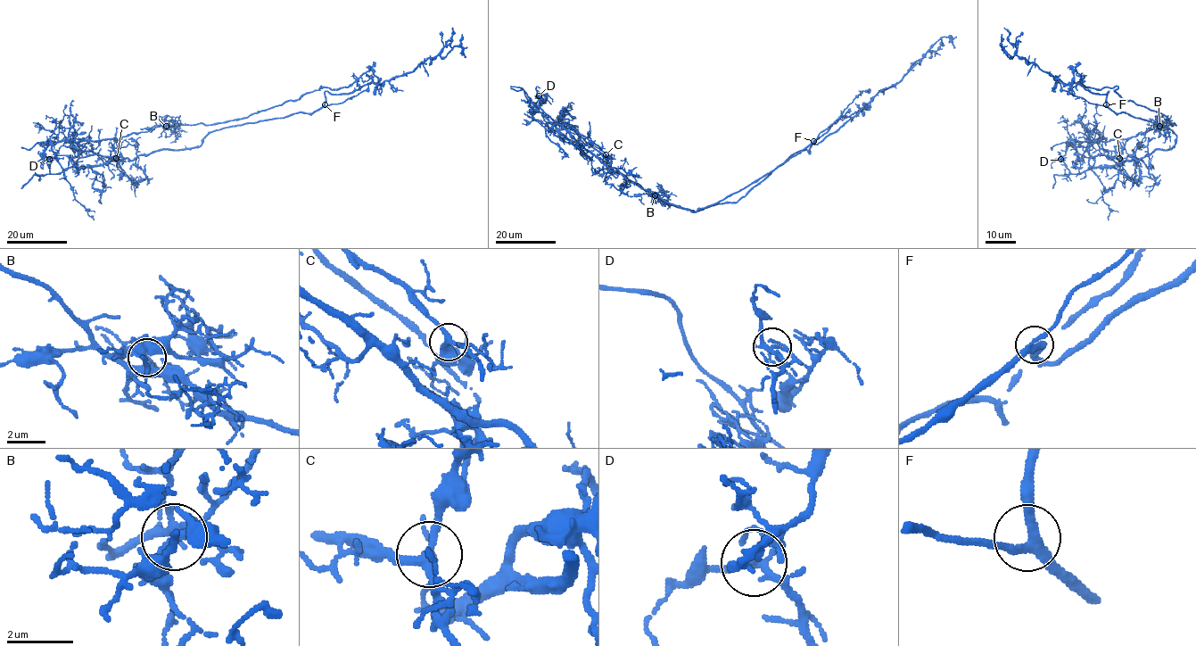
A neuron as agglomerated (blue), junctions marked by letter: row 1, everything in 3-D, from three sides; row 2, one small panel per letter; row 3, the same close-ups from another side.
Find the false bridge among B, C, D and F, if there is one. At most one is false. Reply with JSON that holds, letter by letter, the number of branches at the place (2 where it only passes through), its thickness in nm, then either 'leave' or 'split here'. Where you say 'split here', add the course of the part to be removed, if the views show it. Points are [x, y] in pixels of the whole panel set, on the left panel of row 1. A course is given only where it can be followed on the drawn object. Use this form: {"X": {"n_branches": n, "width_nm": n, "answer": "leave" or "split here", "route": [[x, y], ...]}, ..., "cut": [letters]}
{"B": {"n_branches": 3, "width_nm": 280, "answer": "leave"}, "C": {"n_branches": 3, "width_nm": 220, "answer": "leave"}, "D": {"n_branches": 3, "width_nm": 220, "answer": "split here", "route": [[49, 160], [49, 140], [101, 141], [248, 118], [320, 86], [350, 86], [369, 70], [378, 78], [374, 95]]}, "F": {"n_branches": 3, "width_nm": 280, "answer": "leave"}, "cut": ["D"]}

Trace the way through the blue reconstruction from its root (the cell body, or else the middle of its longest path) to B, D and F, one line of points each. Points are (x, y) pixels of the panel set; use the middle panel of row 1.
B: (744, 188), (691, 211), (629, 182), (615, 168), (565, 142), (557, 131), (573, 128), (615, 171), (655, 195)
D: (744, 188), (695, 211), (667, 203), (652, 191), (629, 182), (615, 168), (603, 164), (539, 106), (539, 95)
F: (744, 188), (813, 141)

